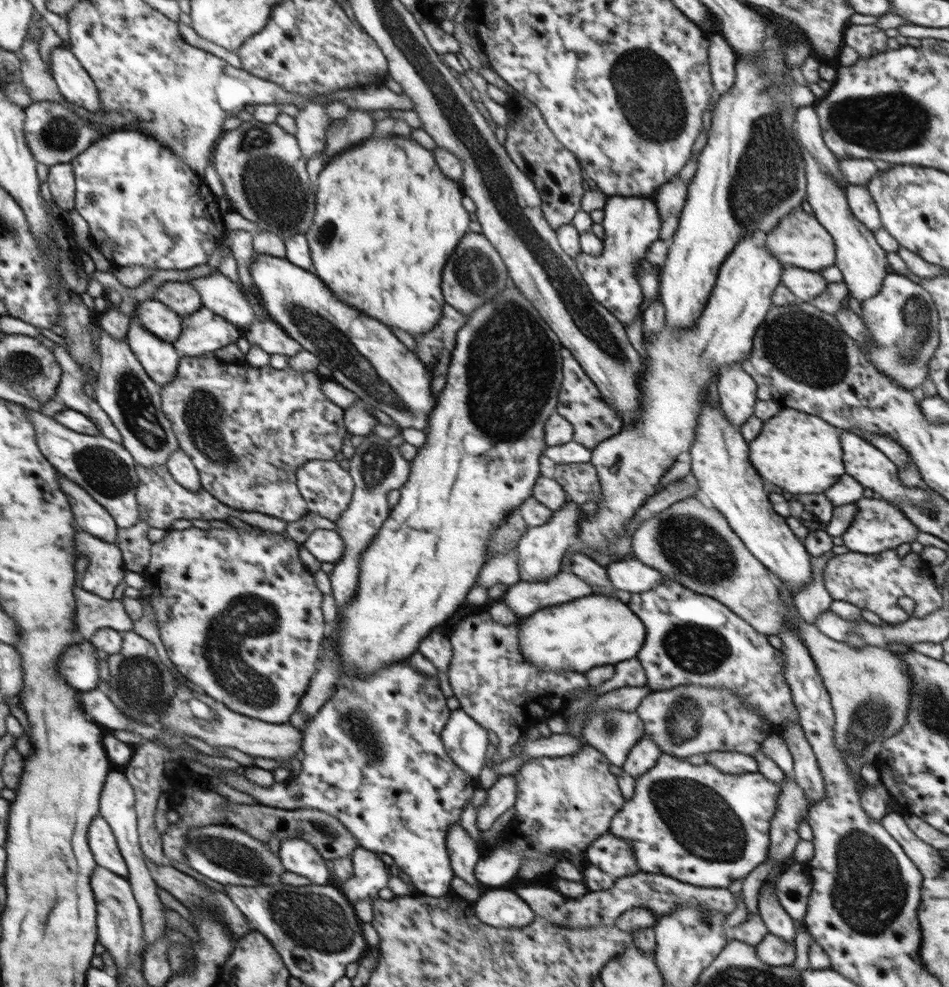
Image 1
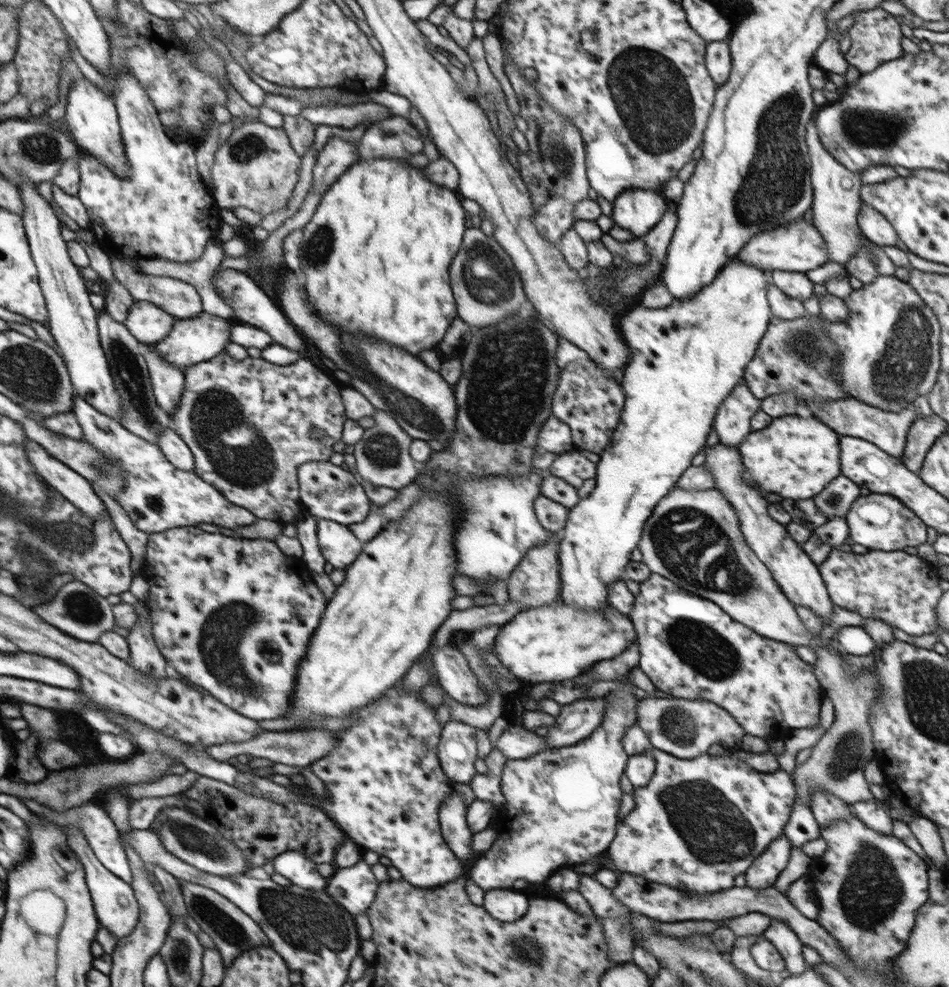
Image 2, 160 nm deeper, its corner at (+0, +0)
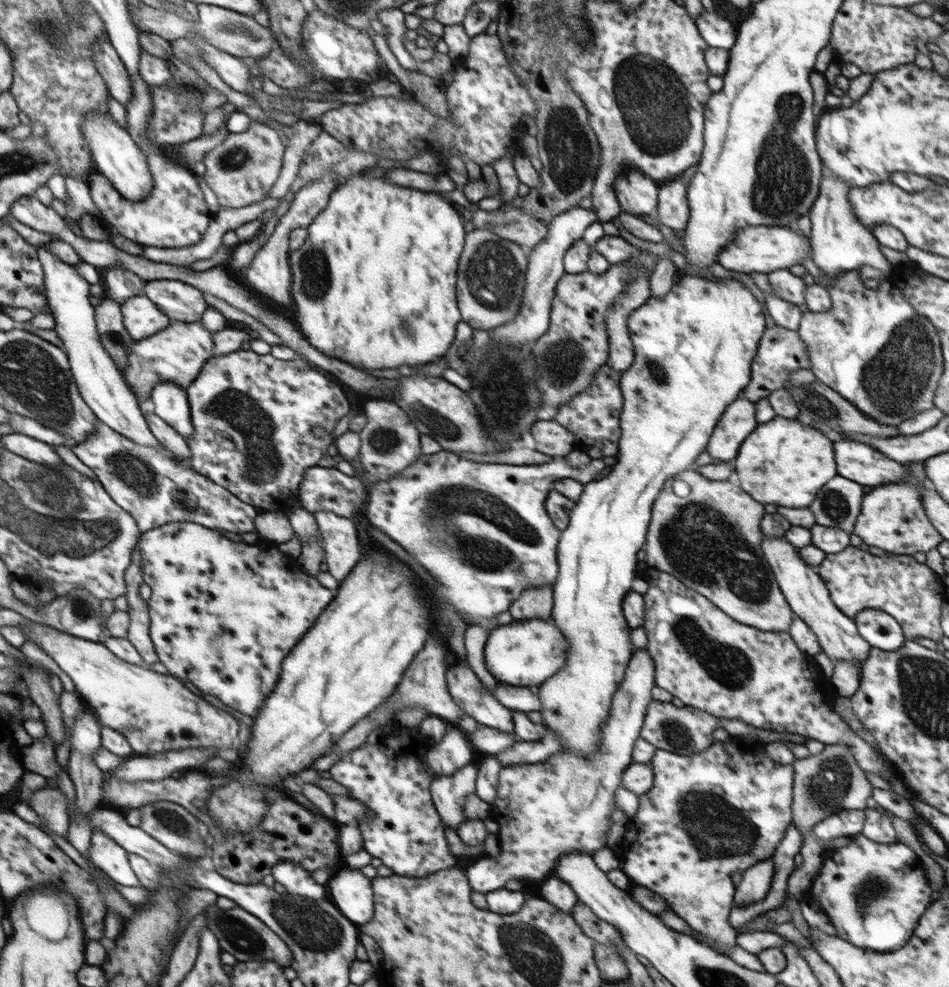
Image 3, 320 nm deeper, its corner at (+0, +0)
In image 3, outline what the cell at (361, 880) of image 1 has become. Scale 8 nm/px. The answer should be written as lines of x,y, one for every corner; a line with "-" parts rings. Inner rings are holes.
343,863
328,881
330,896
340,912
355,925
372,920
374,895
371,878
364,876
360,869
352,869

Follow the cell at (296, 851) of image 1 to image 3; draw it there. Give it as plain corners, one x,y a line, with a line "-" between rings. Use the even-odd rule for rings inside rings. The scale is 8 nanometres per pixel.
291,860
273,866
271,874
290,894
299,894
310,900
320,900
326,894
324,885
316,883
304,866

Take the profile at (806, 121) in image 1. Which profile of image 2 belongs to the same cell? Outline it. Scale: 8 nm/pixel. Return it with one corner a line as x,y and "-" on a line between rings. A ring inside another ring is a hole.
813,117
806,128
806,146
811,158
811,183
813,186
812,218
813,225
821,232
826,243
828,260
838,264
846,264
867,242
871,248
871,261
878,275
895,276
897,266
890,261
880,245
869,241
858,226
858,213
861,209
860,189
862,181
857,173
842,166
828,151
824,149
818,137
815,119

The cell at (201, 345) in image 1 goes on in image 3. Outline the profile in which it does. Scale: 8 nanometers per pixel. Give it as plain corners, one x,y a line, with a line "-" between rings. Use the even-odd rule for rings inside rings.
171,321
156,335
134,341
128,355
128,370
122,372
124,379
140,402
143,397
151,400
154,387
161,382
173,382
184,389
192,384
204,363
213,356
213,333
206,330
201,321

